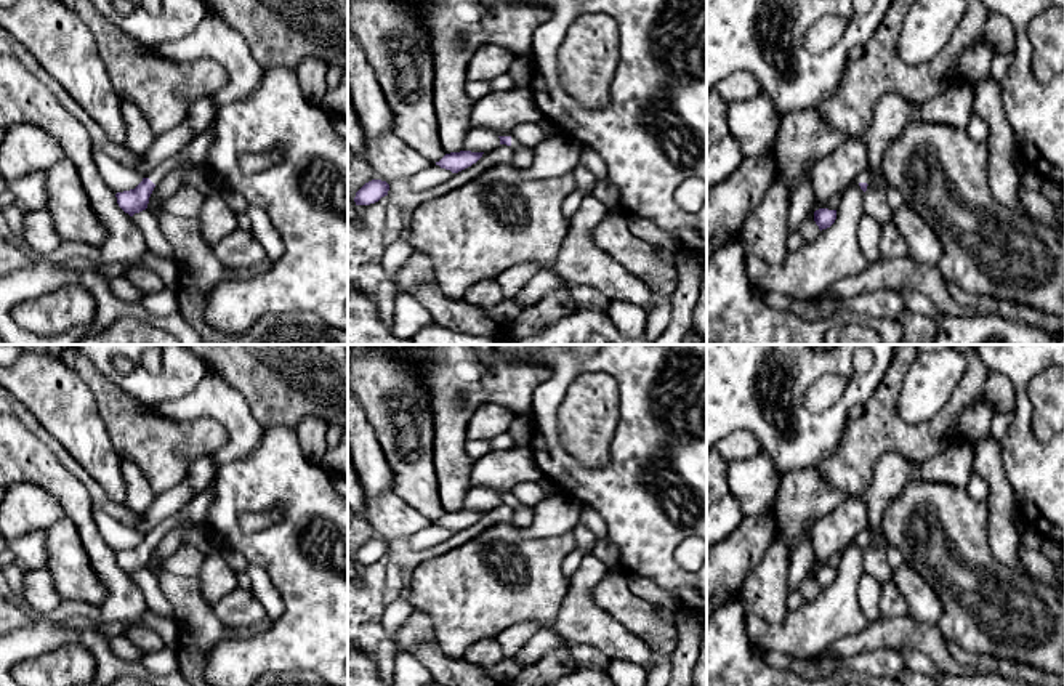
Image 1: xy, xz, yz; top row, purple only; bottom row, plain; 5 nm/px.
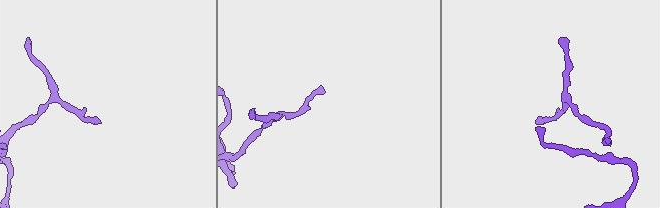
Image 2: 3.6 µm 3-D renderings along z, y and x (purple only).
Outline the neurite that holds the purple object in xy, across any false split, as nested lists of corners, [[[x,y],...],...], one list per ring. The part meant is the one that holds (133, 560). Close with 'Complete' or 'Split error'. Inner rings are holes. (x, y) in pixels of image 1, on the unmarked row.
[[[207,487],[194,500],[191,500],[179,513],[162,521],[151,532],[149,537],[143,537],[143,540],[135,548],[117,551],[115,556],[117,556],[119,566],[130,575],[146,569],[154,547],[178,523],[192,521],[195,524],[205,524],[213,498],[215,498],[215,494],[212,487]]]. Split error

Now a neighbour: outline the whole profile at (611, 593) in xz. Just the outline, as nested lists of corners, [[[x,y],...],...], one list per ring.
[[[609,574],[591,591],[594,603],[639,636],[649,648],[671,656],[678,646],[678,630],[659,614],[659,606],[638,598],[627,583],[627,575]]]

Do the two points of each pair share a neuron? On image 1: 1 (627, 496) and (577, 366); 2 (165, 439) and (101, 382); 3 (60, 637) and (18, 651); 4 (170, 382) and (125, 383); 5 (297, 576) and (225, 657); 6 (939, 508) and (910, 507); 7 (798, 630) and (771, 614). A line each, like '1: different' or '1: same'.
1: same
2: same
3: same
4: same
5: same
6: same
7: different

